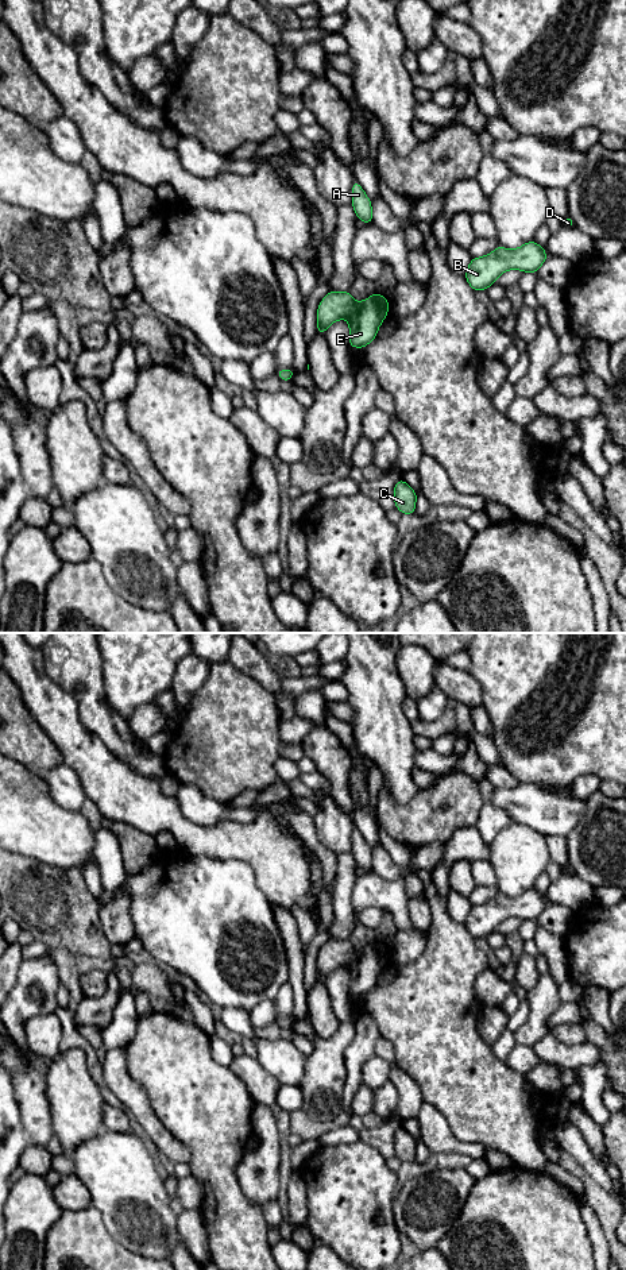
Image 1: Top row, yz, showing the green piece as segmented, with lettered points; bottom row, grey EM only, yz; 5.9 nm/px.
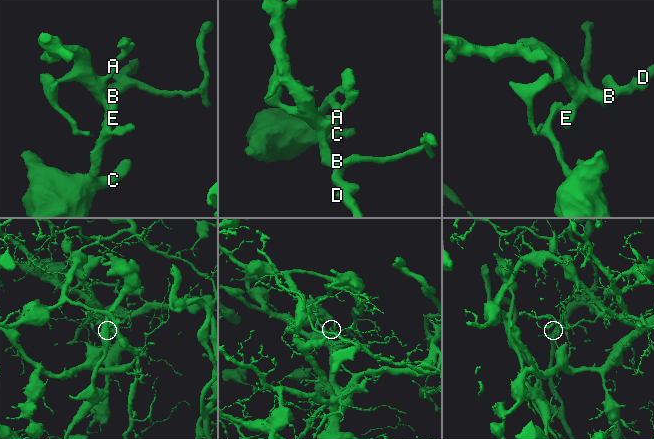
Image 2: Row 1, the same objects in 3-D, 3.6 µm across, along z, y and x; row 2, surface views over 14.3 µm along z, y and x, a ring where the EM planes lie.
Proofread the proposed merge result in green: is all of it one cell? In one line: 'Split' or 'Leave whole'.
Split

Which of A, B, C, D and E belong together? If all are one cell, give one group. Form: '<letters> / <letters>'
A B D E / C

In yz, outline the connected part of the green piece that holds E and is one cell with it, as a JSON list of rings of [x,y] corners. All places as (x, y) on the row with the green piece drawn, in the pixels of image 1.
[[[379,293],[358,302],[355,310],[347,319],[349,325],[348,344],[353,348],[364,348],[374,341],[387,312],[389,298]]]

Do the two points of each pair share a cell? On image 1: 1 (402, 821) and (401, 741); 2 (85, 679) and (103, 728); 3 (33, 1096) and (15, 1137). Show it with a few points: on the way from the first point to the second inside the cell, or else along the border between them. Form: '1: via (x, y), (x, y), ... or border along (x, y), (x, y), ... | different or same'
1: border along (383, 784), (398, 803), (406, 803), (420, 790) | different
2: via (88, 691), (97, 715) | same
3: border along (14, 1091), (20, 1111), (20, 1122), (31, 1142) | different

